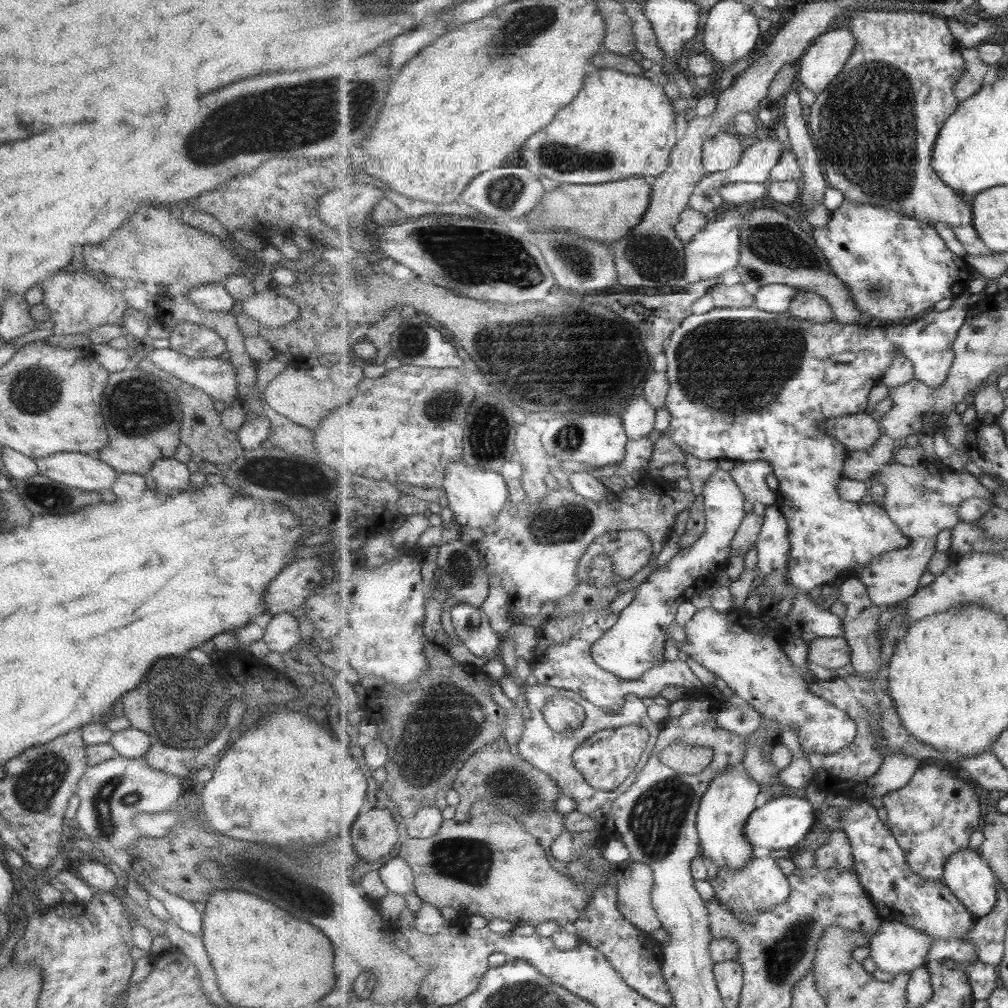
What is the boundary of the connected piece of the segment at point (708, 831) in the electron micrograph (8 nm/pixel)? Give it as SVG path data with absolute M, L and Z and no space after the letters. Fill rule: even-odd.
M727 768L723 774L711 780L709 790L705 792L698 813L698 832L702 842L702 855L714 861L718 870L743 870L751 856L759 853L746 838L746 826L757 810L757 796L761 785L747 770Z

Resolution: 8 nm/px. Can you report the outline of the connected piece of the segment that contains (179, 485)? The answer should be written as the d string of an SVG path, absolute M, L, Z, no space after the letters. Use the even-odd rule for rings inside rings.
M174 457L155 460L148 474L154 480L156 489L165 495L190 486L190 473L186 464Z

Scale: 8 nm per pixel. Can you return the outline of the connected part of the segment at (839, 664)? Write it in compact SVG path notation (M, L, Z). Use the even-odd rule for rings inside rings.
M844 636L837 638L811 637L808 660L839 672L852 662L852 648Z

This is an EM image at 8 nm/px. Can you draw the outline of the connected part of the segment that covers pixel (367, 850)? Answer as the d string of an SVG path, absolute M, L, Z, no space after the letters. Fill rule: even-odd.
M372 804L360 814L350 839L355 853L365 864L387 856L395 848L401 838L397 824L395 812L378 809Z

